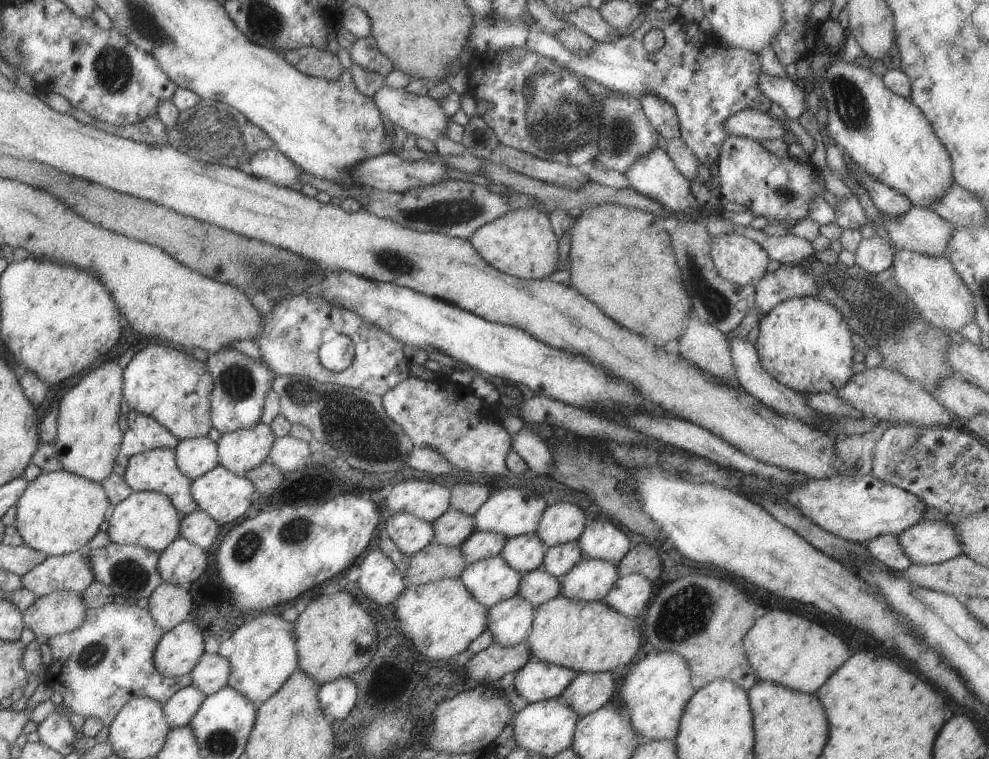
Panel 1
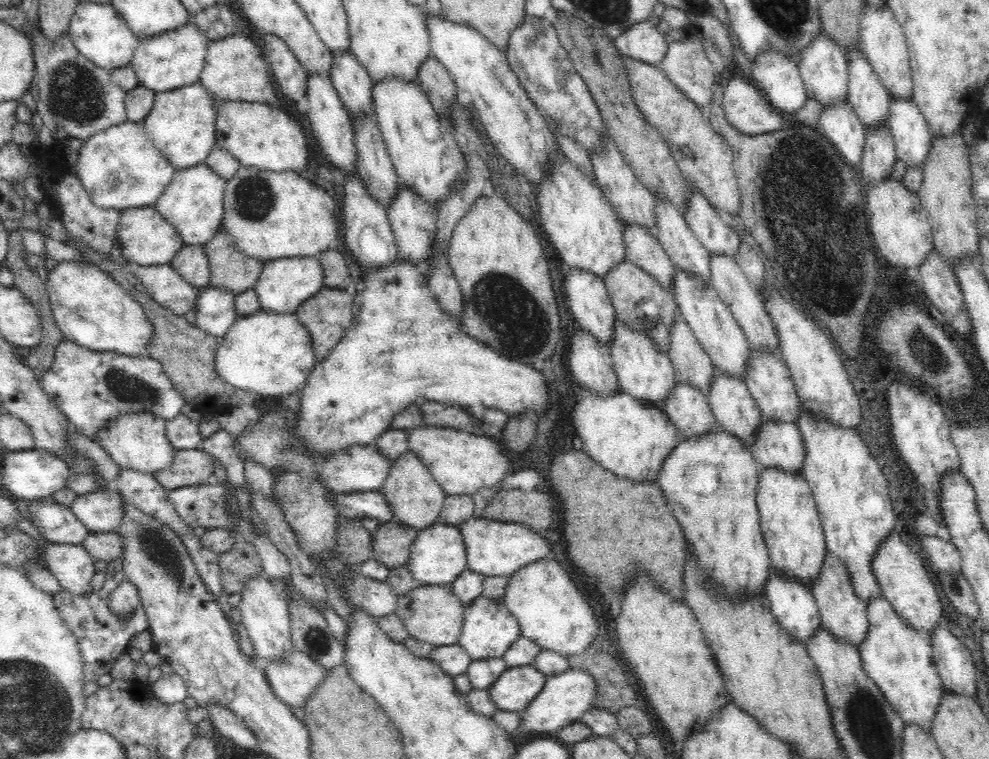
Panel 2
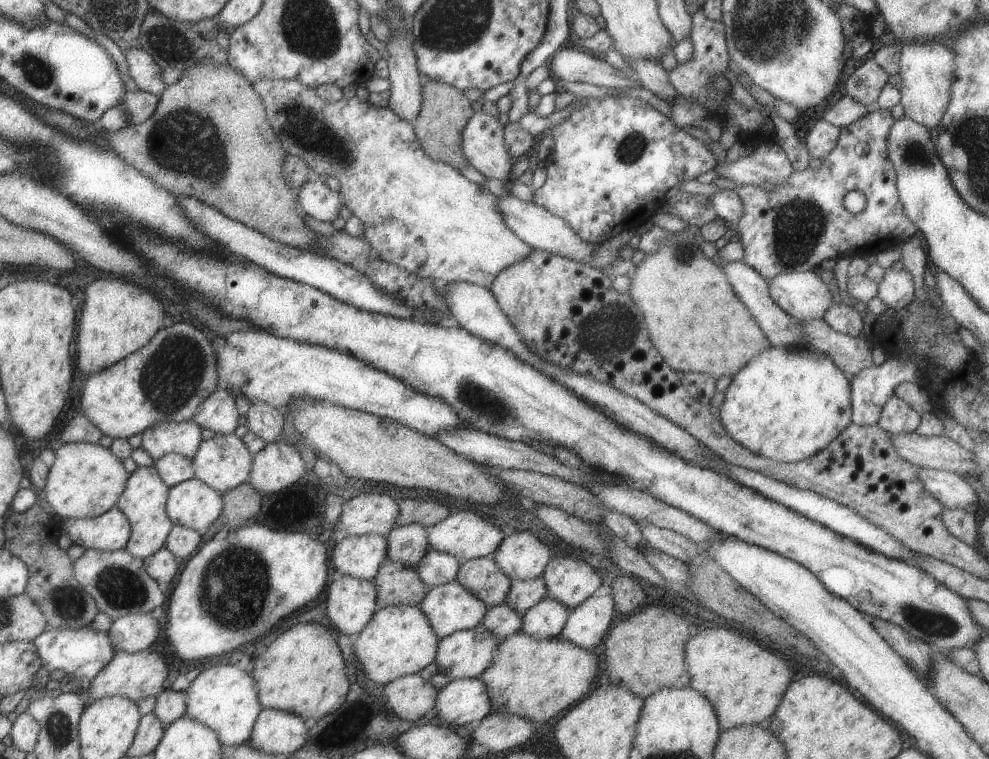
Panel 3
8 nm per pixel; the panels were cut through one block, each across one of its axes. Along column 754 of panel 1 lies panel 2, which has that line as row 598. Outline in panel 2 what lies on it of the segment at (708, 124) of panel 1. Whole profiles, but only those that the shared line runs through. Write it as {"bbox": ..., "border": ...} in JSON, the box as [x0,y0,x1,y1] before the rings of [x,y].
{"bbox":[53,560,148,681],"border":[[[112,560],[107,563],[106,582],[99,590],[92,590],[87,595],[71,595],[66,589],[62,589],[53,596],[54,604],[60,613],[62,620],[68,625],[68,628],[75,634],[83,658],[83,680],[98,681],[103,674],[108,674],[114,666],[114,661],[127,647],[130,647],[130,641],[138,632],[147,630],[148,622],[143,605],[138,604],[134,608],[133,615],[120,618],[114,614],[109,605],[109,596],[112,591],[123,581],[125,572],[123,571],[123,561]]]}

